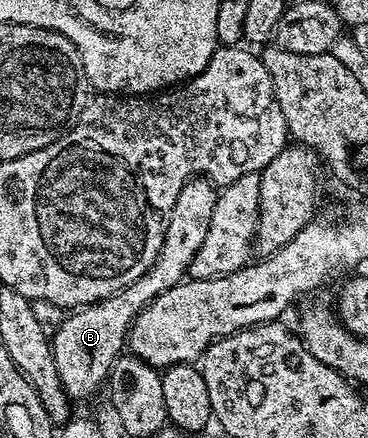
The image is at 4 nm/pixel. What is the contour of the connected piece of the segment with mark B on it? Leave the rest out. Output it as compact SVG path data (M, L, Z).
M193 177L186 181L175 204L172 205L170 214L166 216L166 230L162 232L162 244L154 264L141 275L132 285L120 289L116 294L101 299L98 303L89 303L87 307L71 310L63 318L62 322L52 331L52 348L54 360L56 361L56 373L60 373L60 381L66 390L66 396L71 401L86 399L98 386L107 382L110 367L119 355L123 354L124 344L127 342L130 324L134 322L135 316L139 314L160 293L172 289L178 283L187 278L190 263L194 259L200 245L204 243L204 237L208 237L208 229L212 225L212 209L216 209L219 188L205 177Z

